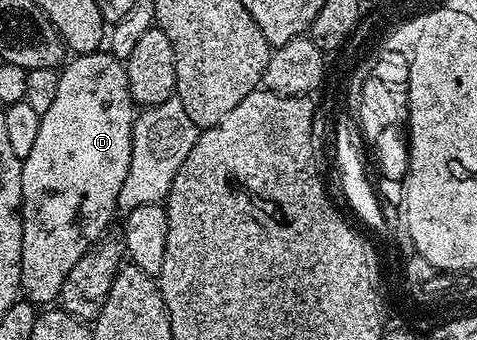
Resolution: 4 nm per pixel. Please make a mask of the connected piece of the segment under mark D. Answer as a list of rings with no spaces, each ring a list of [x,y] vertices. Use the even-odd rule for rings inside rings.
[[[107,50],[84,52],[71,59],[62,65],[57,94],[49,110],[45,110],[45,114],[39,118],[33,150],[29,150],[23,159],[21,170],[23,229],[19,287],[22,295],[36,306],[47,306],[58,301],[59,291],[69,270],[73,270],[80,258],[99,243],[106,233],[103,231],[107,223],[117,216],[121,186],[129,174],[131,126],[135,123],[137,108],[131,99],[124,61]]]

